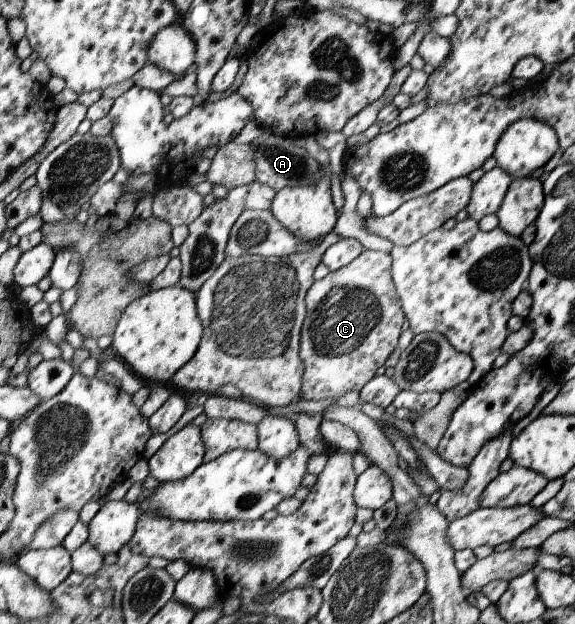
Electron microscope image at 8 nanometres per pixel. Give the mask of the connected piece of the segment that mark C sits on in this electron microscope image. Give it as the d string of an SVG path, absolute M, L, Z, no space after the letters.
M367 250L348 265L329 272L321 280L314 280L305 295L308 313L301 327L299 356L304 364L302 399L338 399L348 391L359 392L398 345L405 315L394 285L391 254L379 250Z

